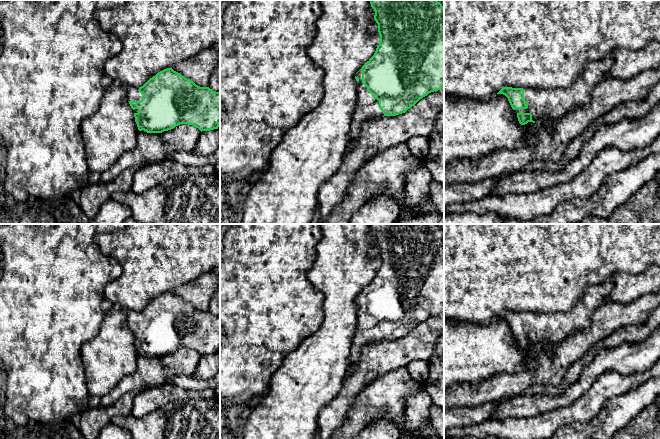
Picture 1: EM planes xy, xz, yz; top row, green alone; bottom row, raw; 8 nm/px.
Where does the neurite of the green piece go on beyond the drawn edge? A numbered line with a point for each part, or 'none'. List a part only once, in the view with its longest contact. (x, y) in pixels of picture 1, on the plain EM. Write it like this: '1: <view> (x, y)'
1: xz (367, 331)

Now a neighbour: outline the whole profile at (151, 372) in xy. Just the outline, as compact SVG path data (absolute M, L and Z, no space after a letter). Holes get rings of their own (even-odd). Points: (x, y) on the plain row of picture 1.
M180 348L162 357L138 355L136 371L124 377L108 394L100 398L100 405L108 407L124 395L141 388L166 384L170 379L194 375L201 355L193 349Z

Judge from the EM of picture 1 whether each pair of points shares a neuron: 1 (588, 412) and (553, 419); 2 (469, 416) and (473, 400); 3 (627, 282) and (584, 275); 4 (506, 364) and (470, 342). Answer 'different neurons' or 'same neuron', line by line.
1: same neuron
2: different neurons
3: different neurons
4: same neuron

